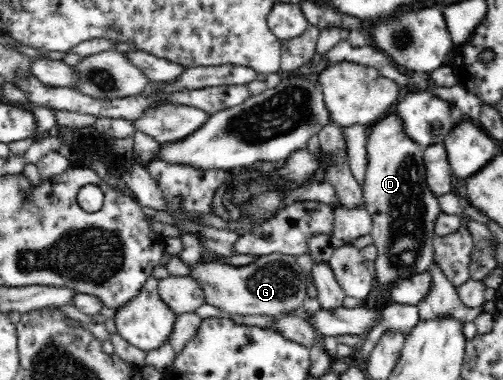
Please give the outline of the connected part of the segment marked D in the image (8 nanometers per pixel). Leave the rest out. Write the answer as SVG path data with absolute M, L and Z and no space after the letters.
M392 112L375 122L374 125L369 126L367 138L368 163L364 177L363 208L372 218L373 228L369 234L377 247L377 257L372 262L371 268L376 275L375 279L378 281L380 289L390 291L390 287L401 279L408 279L410 275L428 272L434 255L433 239L437 236L435 223L442 211L438 205L438 196L427 185L423 147L414 143L406 135L397 113Z

